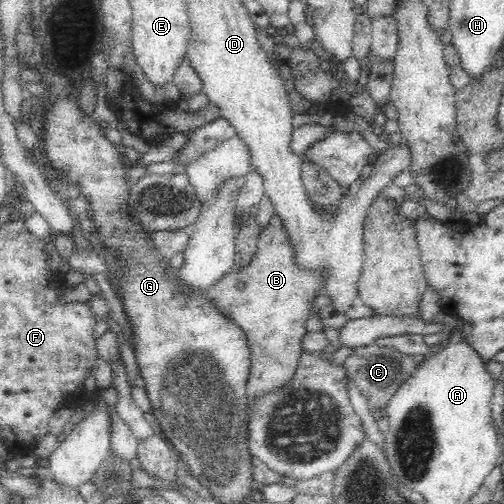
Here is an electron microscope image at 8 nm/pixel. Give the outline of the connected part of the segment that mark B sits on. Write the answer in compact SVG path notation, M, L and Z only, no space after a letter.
M274 216L266 230L261 230L256 252L248 266L223 276L205 292L216 311L234 321L246 335L246 346L250 349L250 374L246 386L248 422L252 404L258 397L275 393L295 377L303 351L301 342L307 333L306 321L312 316L310 302L317 296L324 278L324 271L304 271L296 265L282 221Z

